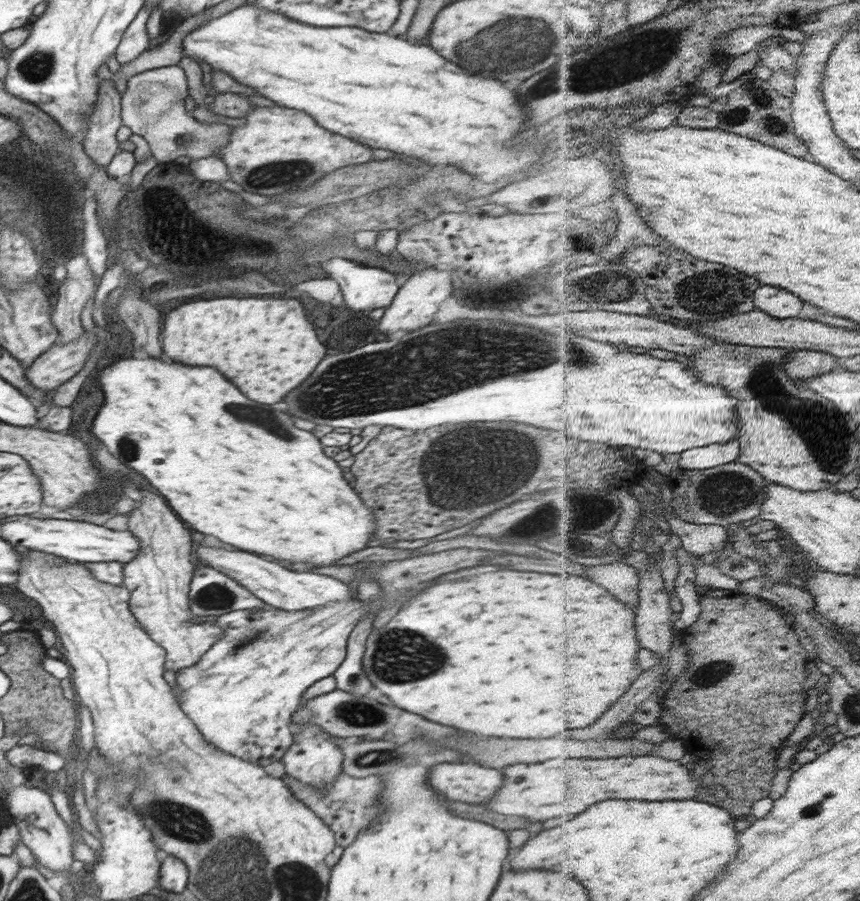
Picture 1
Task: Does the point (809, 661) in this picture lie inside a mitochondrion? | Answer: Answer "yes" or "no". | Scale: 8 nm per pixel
no

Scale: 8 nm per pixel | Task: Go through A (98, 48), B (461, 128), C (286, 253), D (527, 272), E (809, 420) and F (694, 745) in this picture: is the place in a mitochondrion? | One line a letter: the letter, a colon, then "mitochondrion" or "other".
A: other
B: other
C: other
D: other
E: mitochondrion
F: other

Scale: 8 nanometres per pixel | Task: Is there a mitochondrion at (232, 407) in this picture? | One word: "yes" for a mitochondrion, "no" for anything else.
yes

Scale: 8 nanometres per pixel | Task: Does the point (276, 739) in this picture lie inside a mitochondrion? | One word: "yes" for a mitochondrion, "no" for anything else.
no

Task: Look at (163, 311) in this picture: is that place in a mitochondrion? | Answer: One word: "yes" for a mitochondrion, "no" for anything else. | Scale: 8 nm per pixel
no

